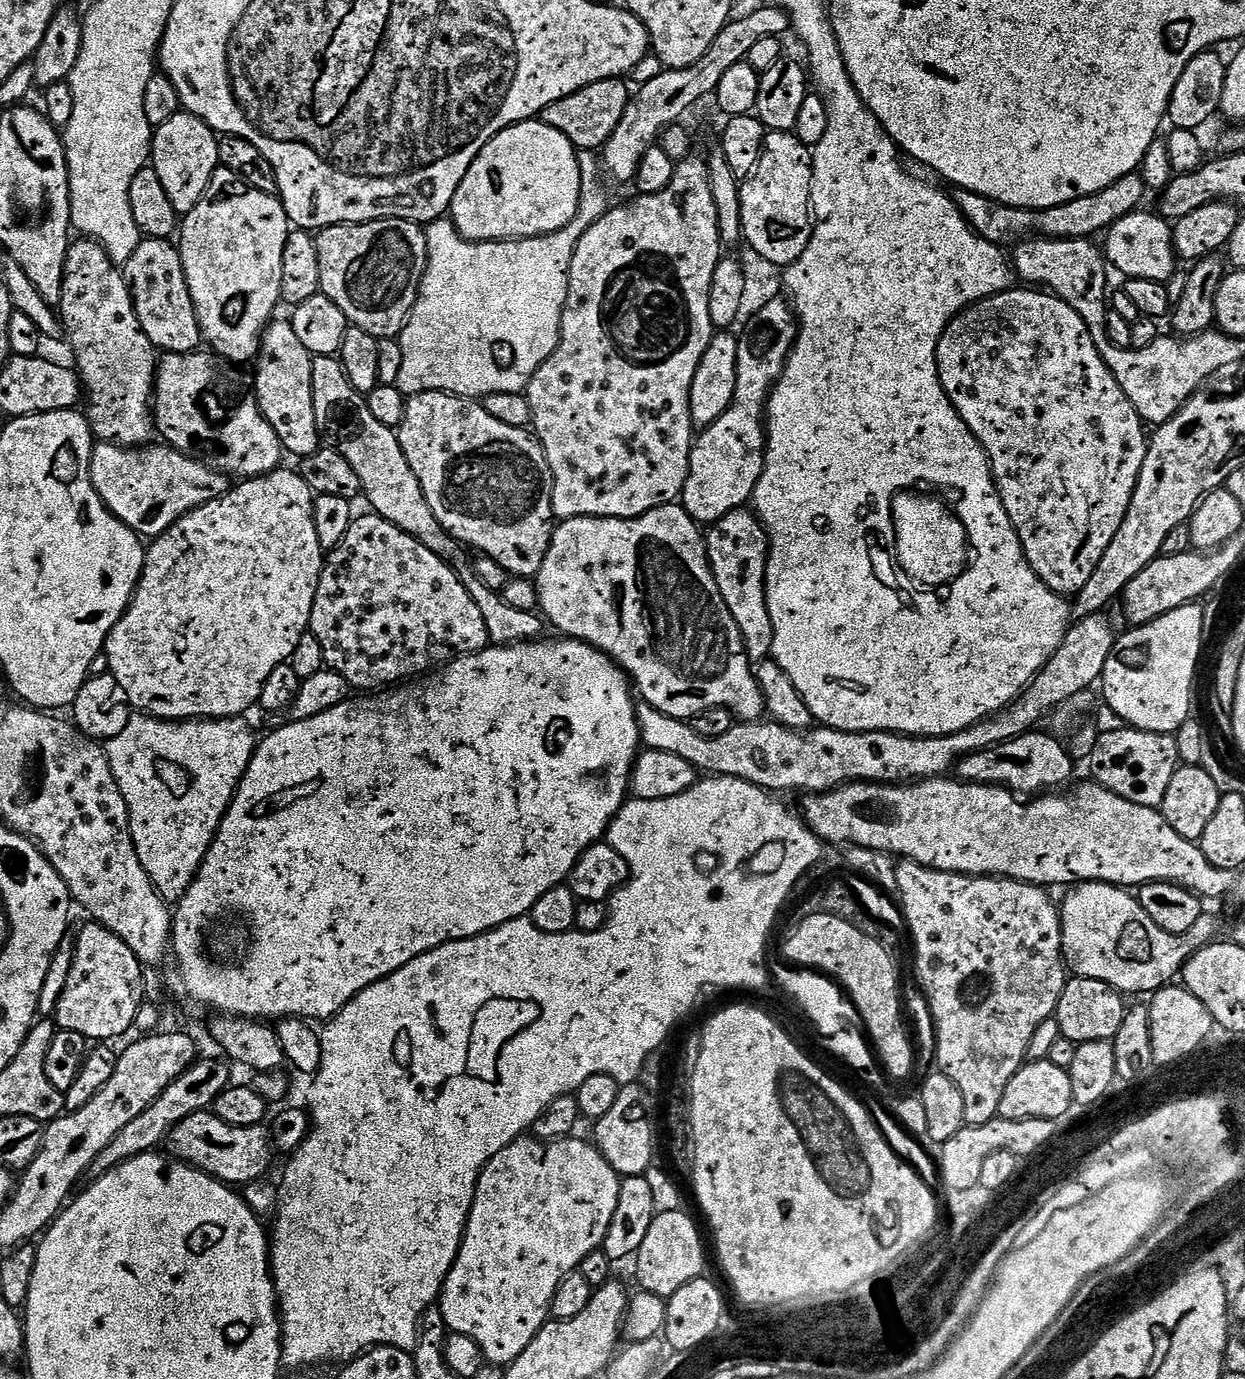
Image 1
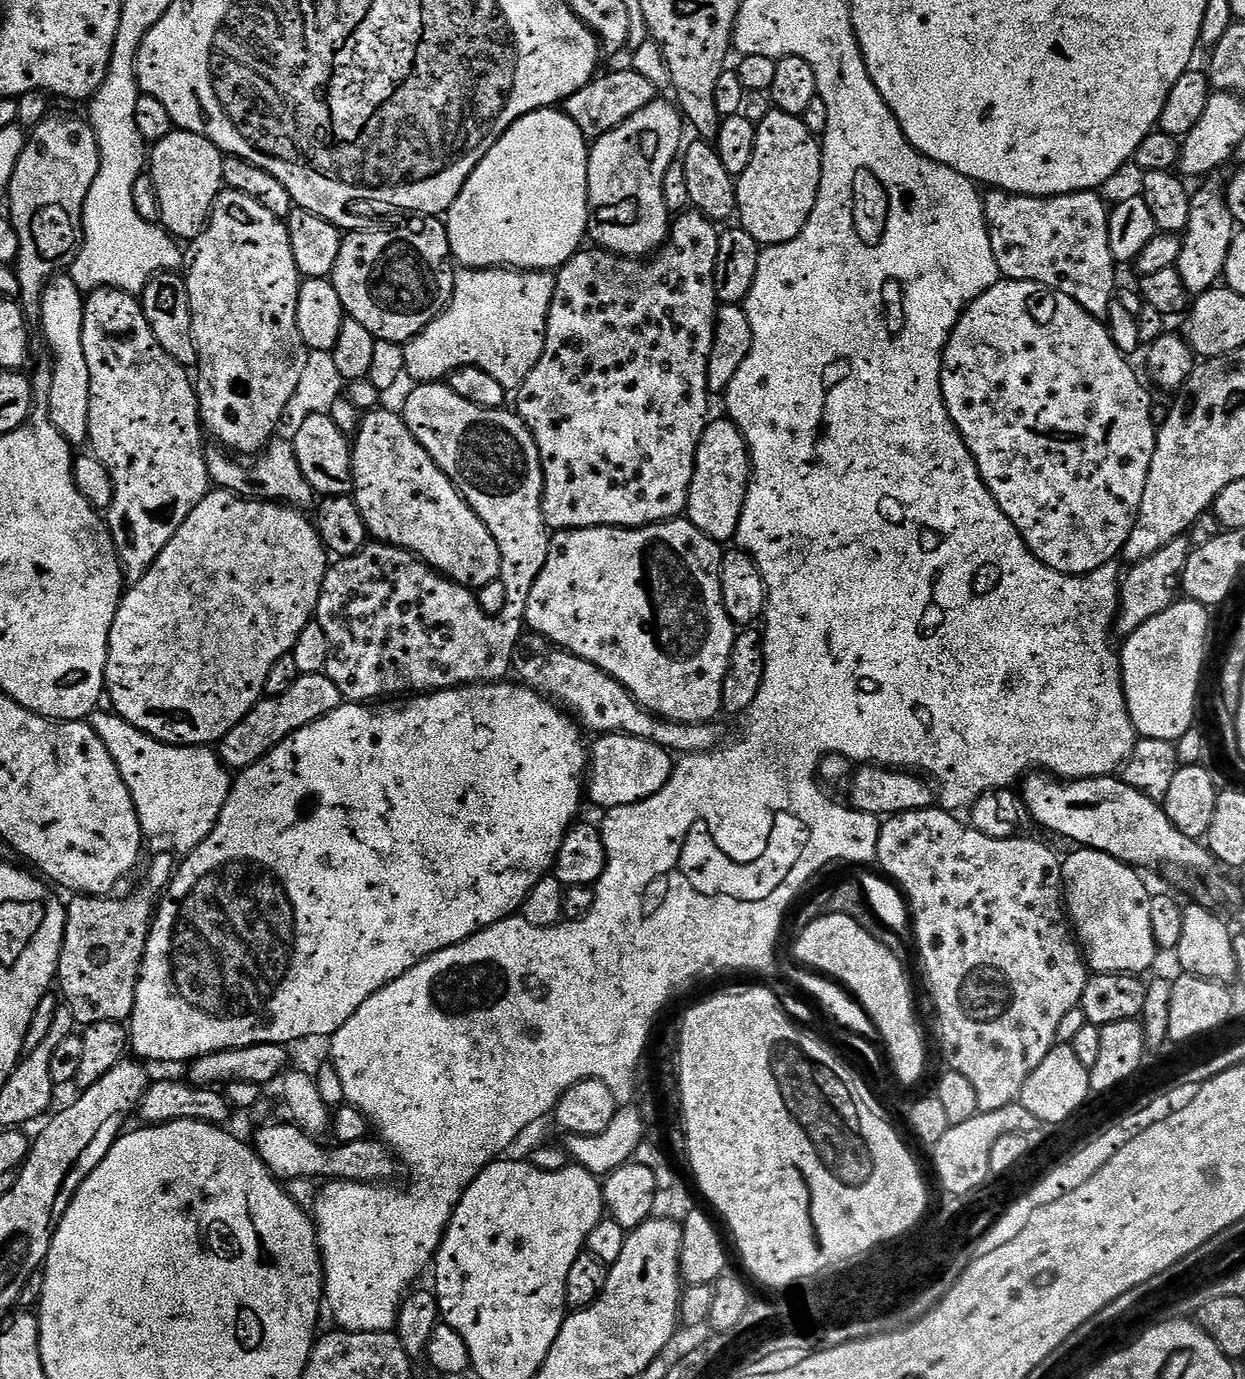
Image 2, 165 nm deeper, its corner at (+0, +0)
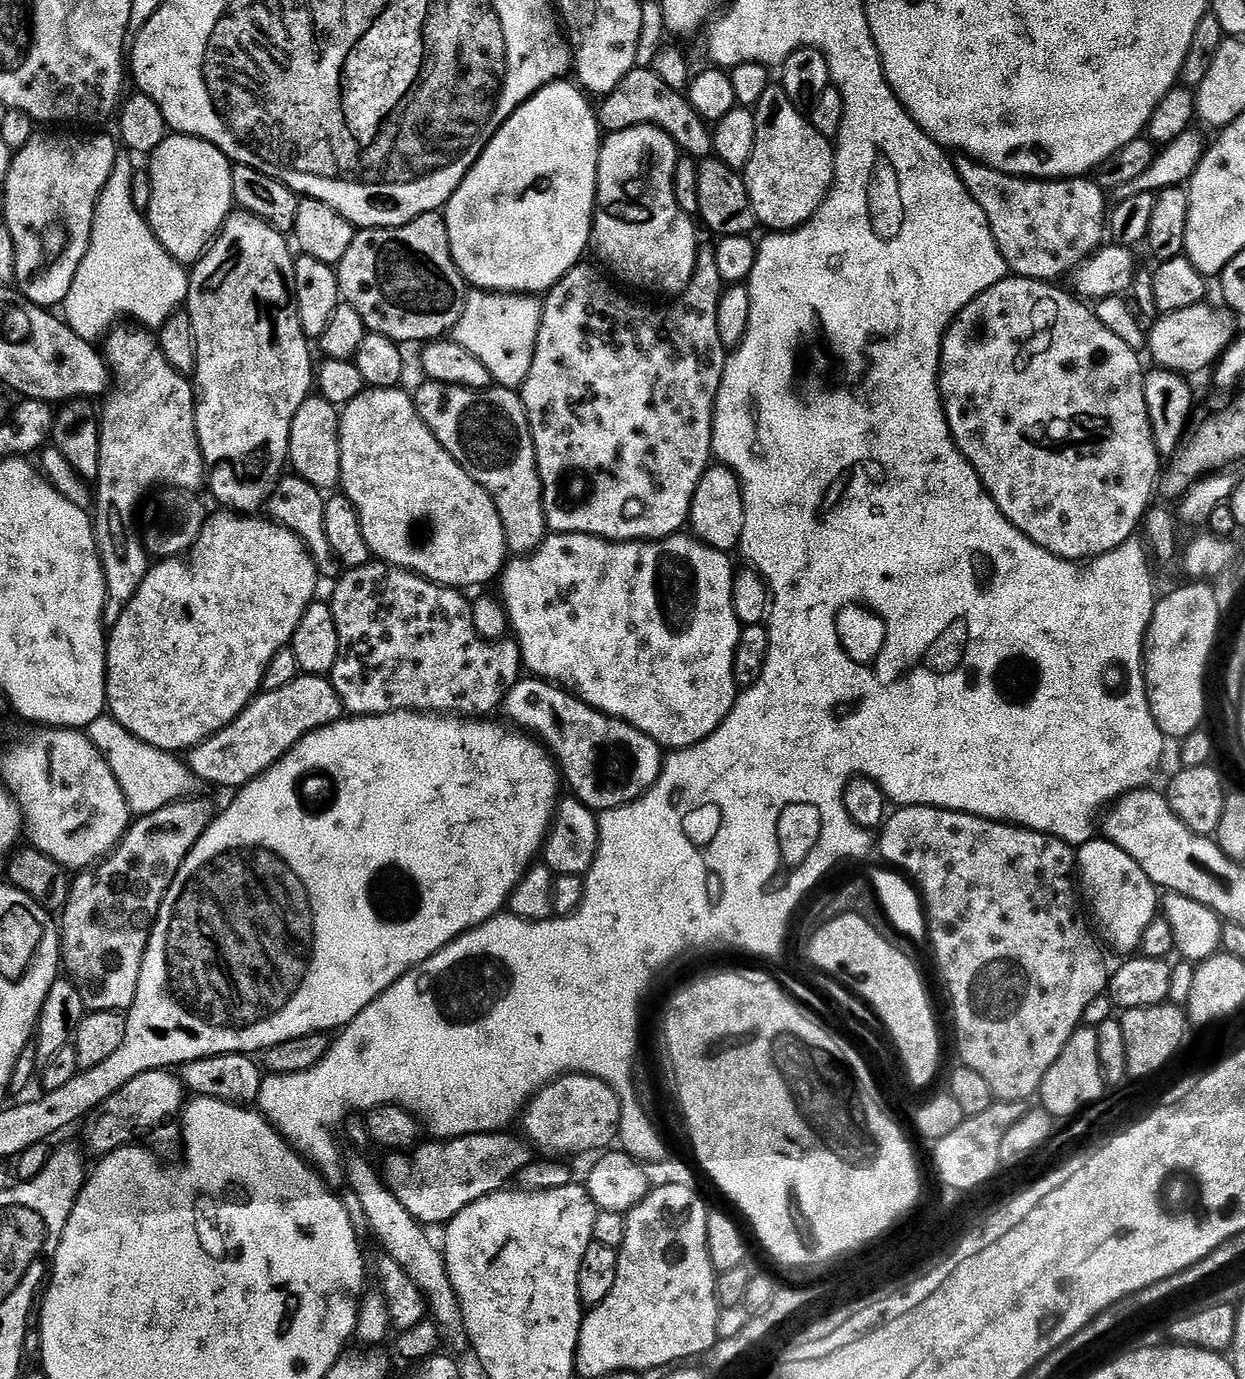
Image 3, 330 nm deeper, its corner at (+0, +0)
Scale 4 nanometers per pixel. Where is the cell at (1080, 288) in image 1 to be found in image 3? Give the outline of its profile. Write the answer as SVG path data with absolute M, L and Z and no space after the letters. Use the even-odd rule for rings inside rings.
M963 154L955 157L956 173L966 190L982 206L990 222L990 230L998 242L1002 258L1006 258L1009 269L1027 280L1056 282L1059 276L1067 277L1072 269L1105 243L1106 213L1110 204L1104 201L1105 189L1097 186L1092 178L1065 178L1062 180L1037 180L1022 176L1011 176L994 170L990 166Z

